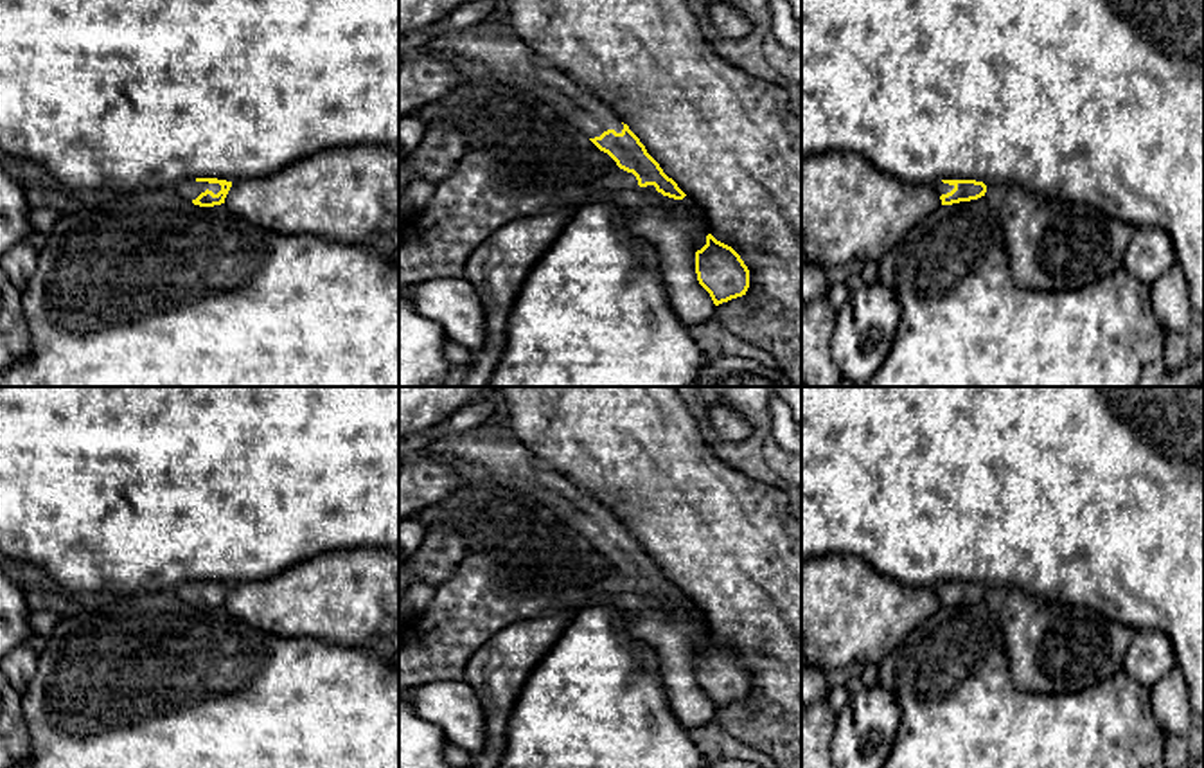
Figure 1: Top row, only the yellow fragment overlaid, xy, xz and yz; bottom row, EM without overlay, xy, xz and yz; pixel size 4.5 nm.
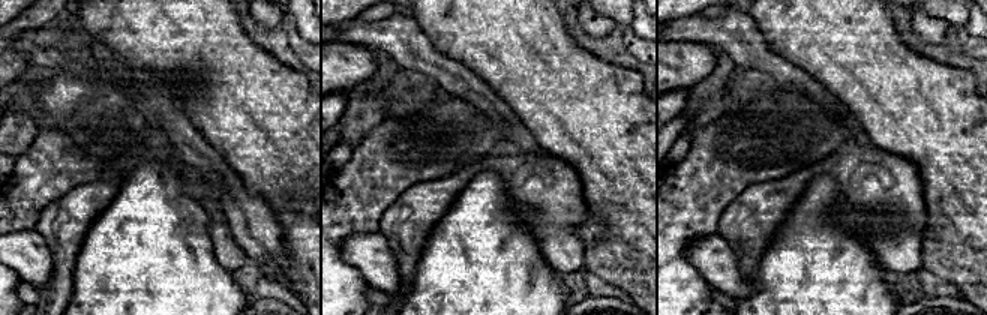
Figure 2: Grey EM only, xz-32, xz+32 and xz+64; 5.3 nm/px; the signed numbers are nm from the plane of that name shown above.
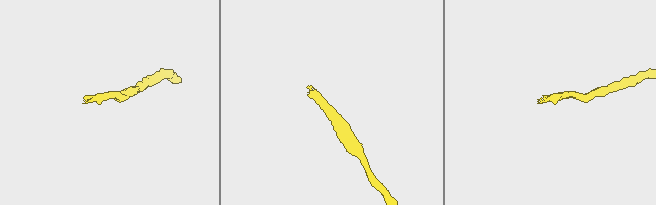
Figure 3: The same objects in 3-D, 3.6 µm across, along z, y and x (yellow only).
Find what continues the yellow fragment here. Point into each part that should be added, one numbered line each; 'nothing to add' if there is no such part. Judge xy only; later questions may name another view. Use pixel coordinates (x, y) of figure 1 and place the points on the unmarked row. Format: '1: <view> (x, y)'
1: xy (191, 592)

